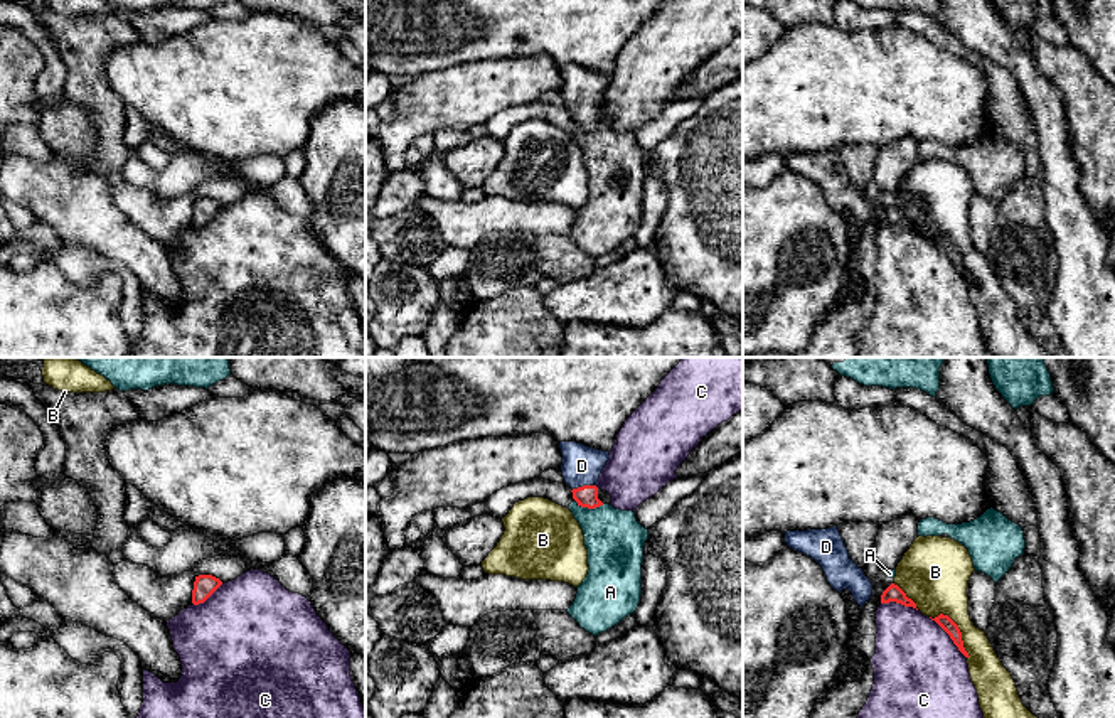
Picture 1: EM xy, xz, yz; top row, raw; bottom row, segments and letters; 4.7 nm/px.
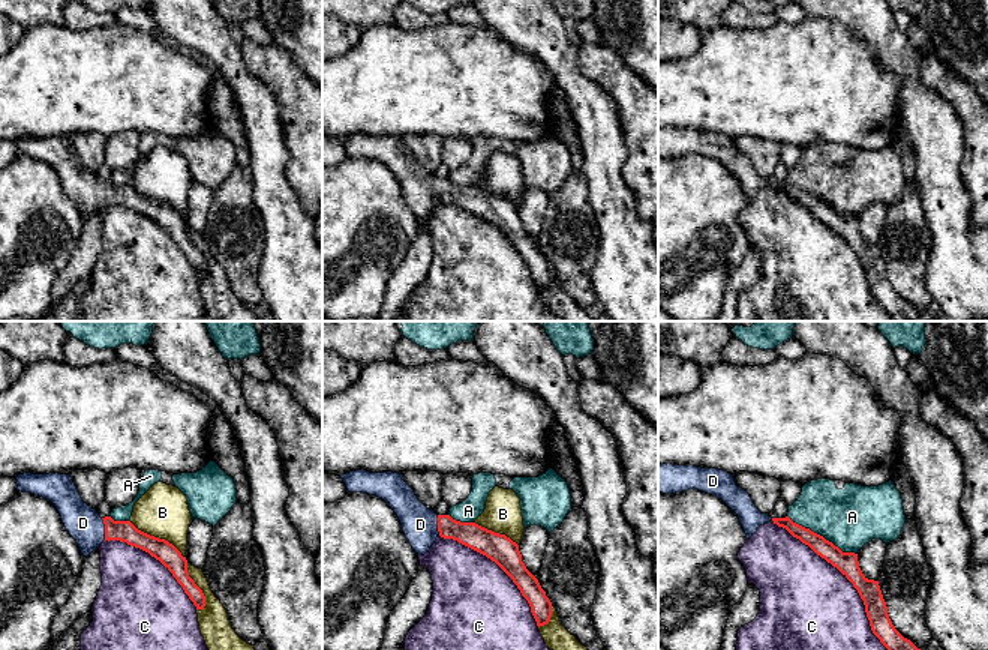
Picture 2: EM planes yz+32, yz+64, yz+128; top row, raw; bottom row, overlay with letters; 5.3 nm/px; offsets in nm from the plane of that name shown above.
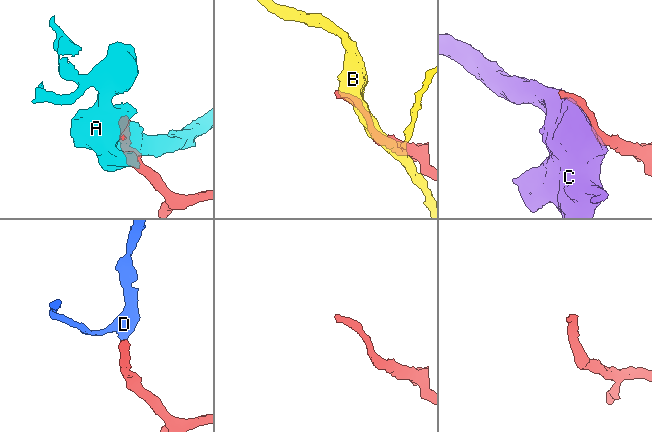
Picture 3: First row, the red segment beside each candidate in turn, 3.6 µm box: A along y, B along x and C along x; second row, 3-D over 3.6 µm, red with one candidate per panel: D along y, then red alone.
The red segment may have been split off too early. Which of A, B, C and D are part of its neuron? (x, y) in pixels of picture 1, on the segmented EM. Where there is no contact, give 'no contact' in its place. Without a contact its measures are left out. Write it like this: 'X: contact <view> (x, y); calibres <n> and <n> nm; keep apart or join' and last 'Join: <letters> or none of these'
A: contact xz (590, 508); calibres 110 and 280 nm; keep apart
B: contact yz (959, 629); calibres 70 and 300 nm; keep apart
C: contact yz (950, 637); calibres 70 and 440 nm; keep apart
D: contact xz (583, 486); calibres 110 and 190 nm; join
Join: D

